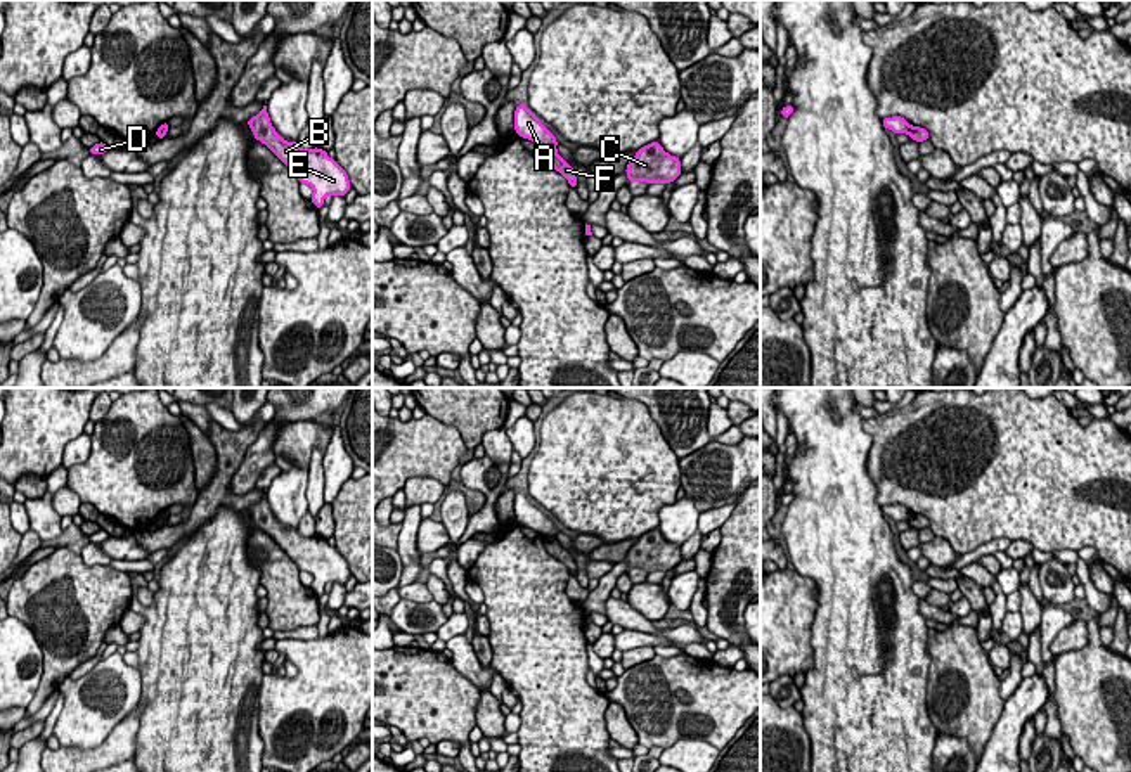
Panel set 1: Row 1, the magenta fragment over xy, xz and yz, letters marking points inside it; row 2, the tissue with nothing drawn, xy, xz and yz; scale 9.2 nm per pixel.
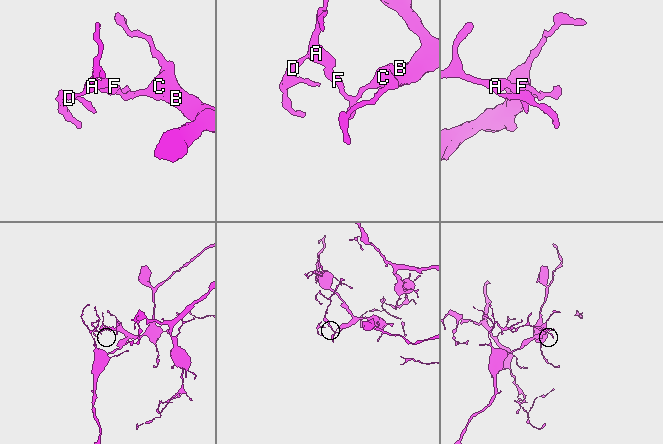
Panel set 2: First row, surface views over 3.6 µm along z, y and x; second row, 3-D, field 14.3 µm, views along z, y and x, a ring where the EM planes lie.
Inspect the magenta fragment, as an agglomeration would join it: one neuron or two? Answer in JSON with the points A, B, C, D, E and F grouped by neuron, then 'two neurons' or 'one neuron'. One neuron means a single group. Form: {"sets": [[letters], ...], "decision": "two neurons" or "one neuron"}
{"sets": [["A", "D"], ["B", "C", "E", "F"]], "decision": "two neurons"}

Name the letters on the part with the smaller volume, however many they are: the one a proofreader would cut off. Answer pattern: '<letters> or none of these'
A, D

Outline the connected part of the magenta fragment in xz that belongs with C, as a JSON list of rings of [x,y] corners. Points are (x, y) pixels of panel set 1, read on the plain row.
[[[658,528],[641,535],[629,549],[627,569],[672,571],[681,561],[681,545],[663,538]]]

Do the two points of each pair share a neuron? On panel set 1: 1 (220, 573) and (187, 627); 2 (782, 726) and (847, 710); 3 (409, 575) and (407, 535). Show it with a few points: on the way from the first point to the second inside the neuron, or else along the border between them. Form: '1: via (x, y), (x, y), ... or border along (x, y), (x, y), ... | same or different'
1: via (208, 587), (206, 608), (201, 613) | same
2: border along (801, 714), (811, 753) | different
3: via (409, 565), (407, 546) | same

